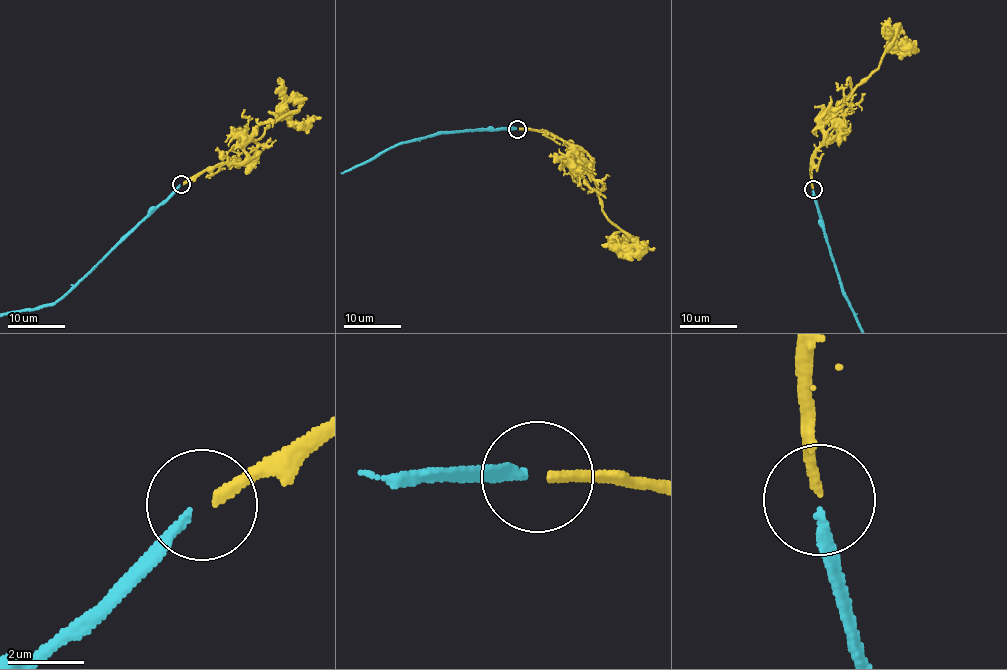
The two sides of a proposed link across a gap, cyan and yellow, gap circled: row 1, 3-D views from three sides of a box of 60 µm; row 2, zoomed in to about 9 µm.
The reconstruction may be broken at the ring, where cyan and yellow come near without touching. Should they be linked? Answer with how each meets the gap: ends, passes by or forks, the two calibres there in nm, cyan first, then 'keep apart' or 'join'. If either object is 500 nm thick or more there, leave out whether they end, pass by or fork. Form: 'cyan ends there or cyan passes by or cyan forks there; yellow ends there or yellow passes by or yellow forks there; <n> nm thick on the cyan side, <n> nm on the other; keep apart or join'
cyan ends there; yellow ends there; 220 nm thick on the cyan side, 280 nm on the other; join

